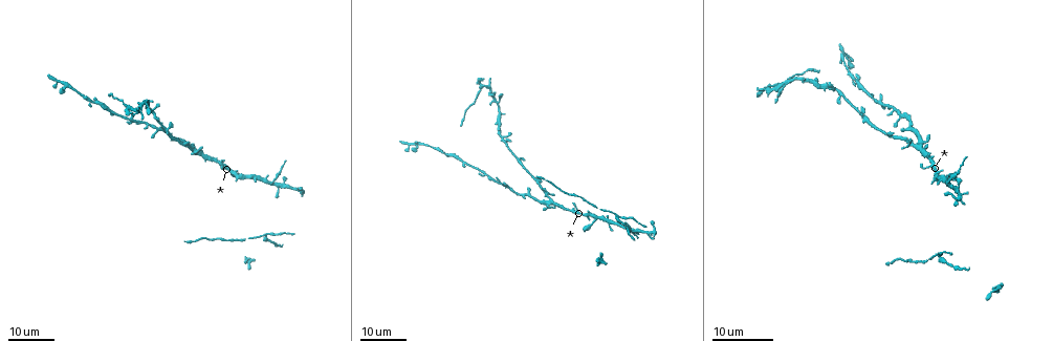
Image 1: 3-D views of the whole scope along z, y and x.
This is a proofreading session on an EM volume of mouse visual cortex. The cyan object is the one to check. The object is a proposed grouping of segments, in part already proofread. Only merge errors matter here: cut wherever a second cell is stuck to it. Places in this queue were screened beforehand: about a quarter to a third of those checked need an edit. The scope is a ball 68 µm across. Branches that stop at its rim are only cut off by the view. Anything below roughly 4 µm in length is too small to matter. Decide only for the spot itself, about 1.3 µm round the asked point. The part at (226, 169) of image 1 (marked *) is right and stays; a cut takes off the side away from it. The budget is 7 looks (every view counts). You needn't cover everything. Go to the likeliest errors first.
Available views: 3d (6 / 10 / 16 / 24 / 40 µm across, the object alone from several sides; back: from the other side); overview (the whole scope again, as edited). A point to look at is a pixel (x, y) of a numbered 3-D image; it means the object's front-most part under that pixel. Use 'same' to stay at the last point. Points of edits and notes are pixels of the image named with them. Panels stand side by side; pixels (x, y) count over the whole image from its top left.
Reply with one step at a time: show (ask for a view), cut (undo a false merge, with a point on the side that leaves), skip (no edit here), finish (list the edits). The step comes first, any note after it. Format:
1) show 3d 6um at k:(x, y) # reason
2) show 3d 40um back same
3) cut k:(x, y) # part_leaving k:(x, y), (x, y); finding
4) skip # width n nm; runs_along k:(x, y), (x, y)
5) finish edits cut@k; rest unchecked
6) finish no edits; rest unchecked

show 3d 16um at 1:(265, 235) # two arms in line, one across

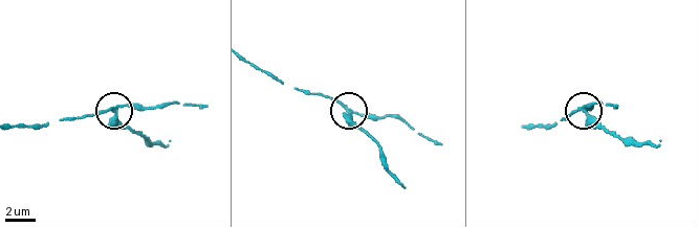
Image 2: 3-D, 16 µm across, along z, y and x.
show 3d 10um at 2:(113, 112)

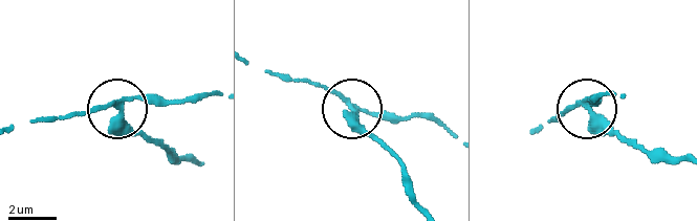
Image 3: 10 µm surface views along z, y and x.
cut 3:(126, 127) # width 270 nm; part_leaving 3:(586, 107), (644, 151), (685, 158); a second cell is stuck on

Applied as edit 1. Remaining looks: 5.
show 3d 24um at 1:(923, 141) # looks like a crossing

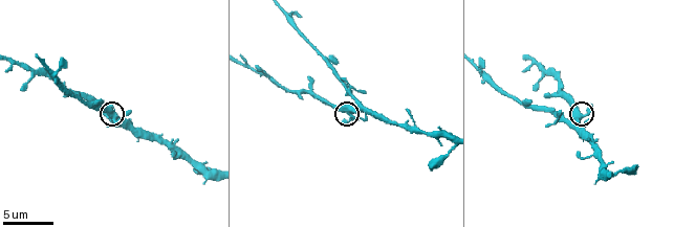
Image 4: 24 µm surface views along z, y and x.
show 3d 10um at 4:(351, 112)

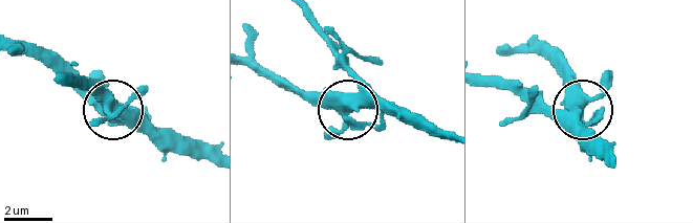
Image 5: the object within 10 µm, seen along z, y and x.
skip # continuous, no second cell

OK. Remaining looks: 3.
show 3d 16um at 1:(497, 102) # looks like a crossing

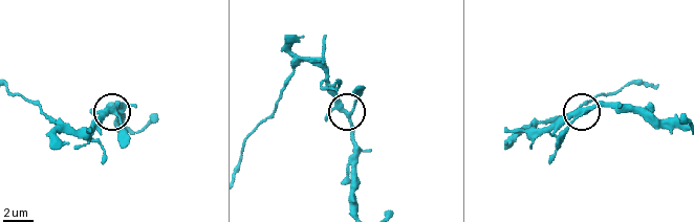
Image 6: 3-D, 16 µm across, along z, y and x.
show 3d 6um at 6:(345, 113)

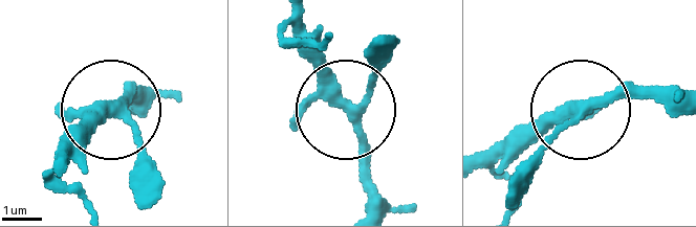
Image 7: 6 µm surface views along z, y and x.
skip # runs_along 7:(678, 109), (649, 99), (588, 103), (512, 176); all the same cell

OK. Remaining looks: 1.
finish edits cut@3; rest unchecked

